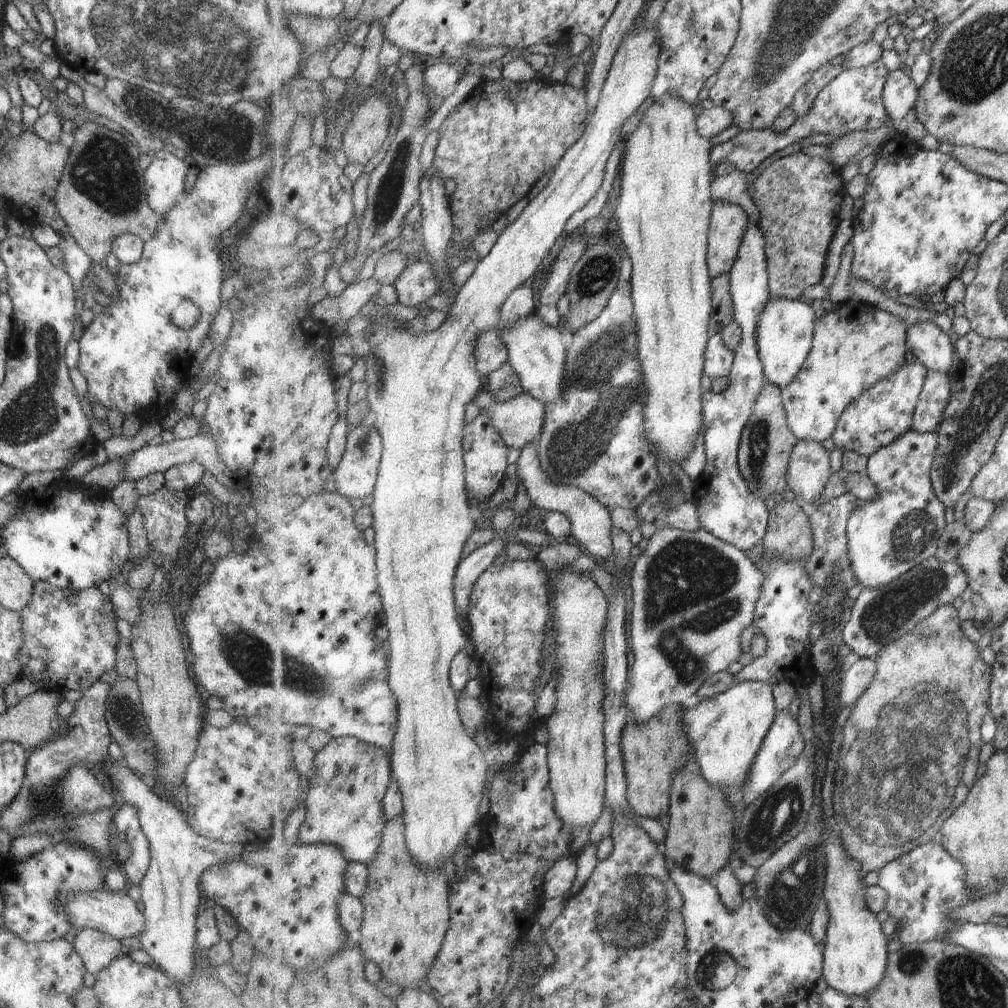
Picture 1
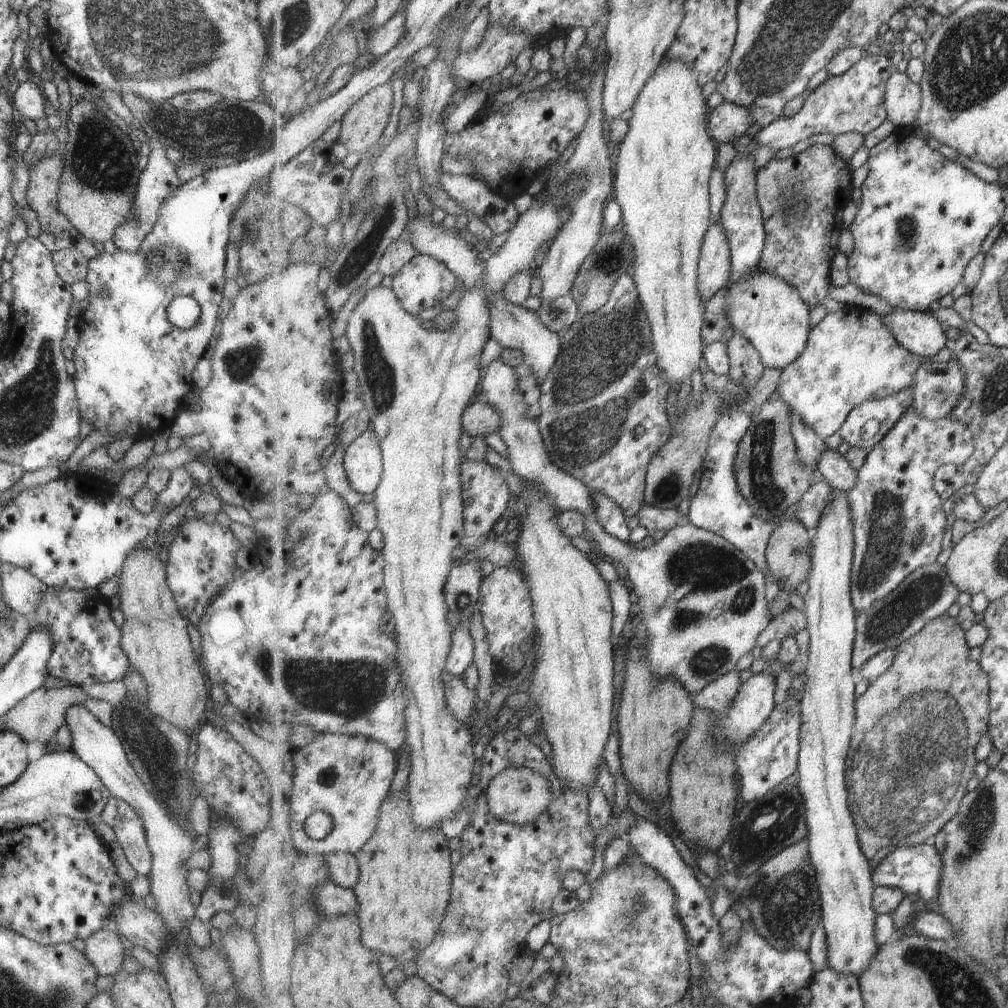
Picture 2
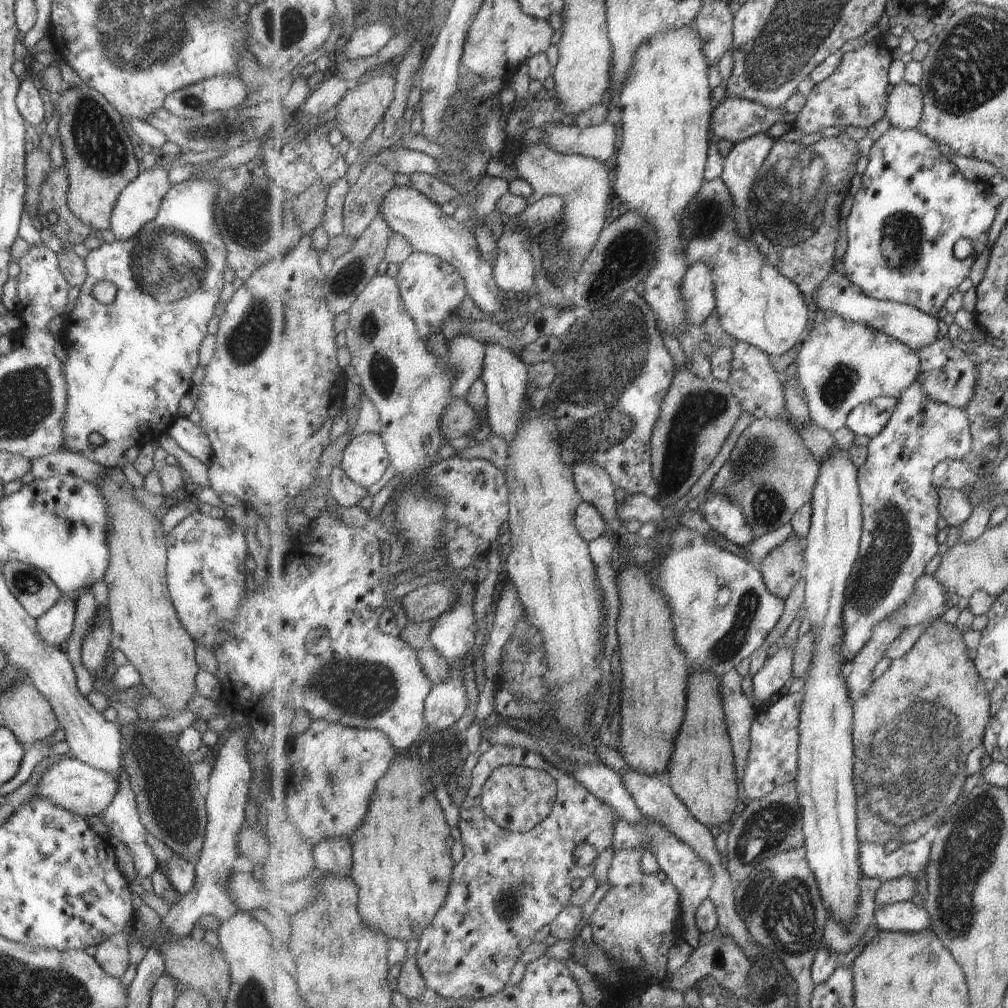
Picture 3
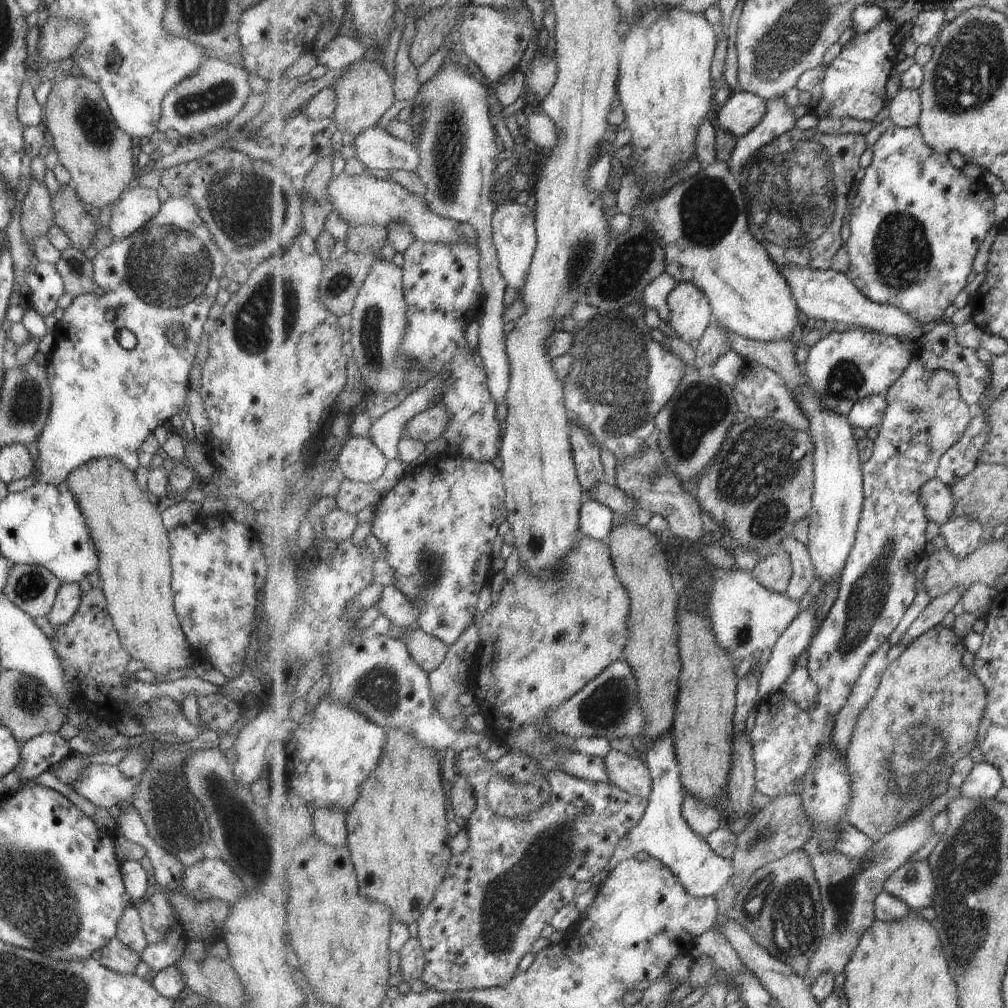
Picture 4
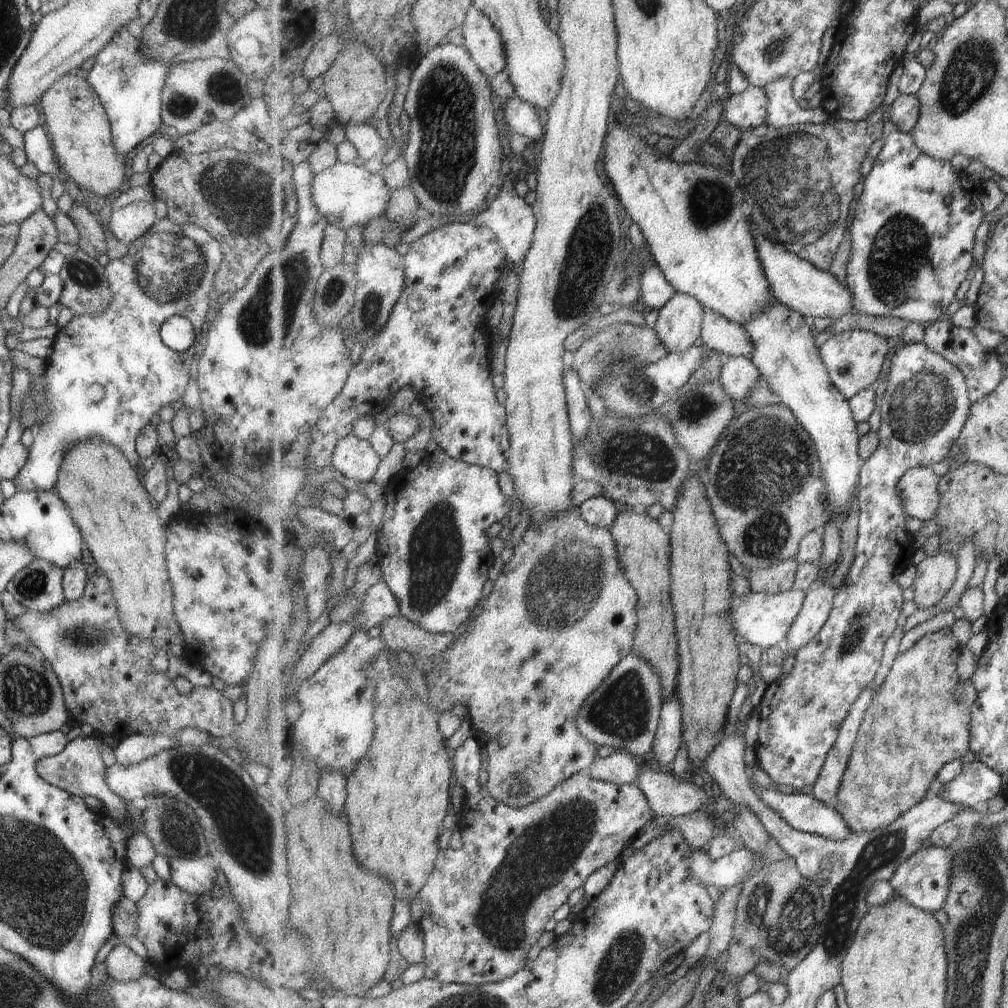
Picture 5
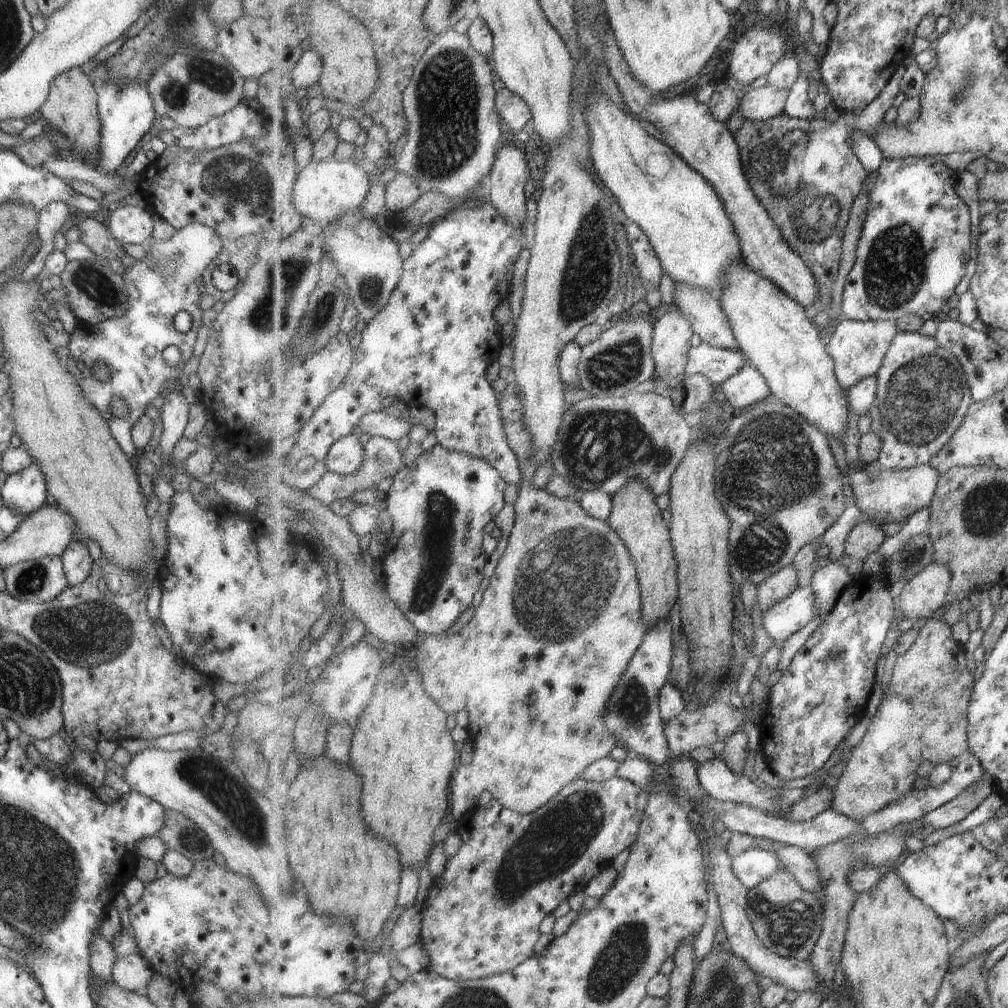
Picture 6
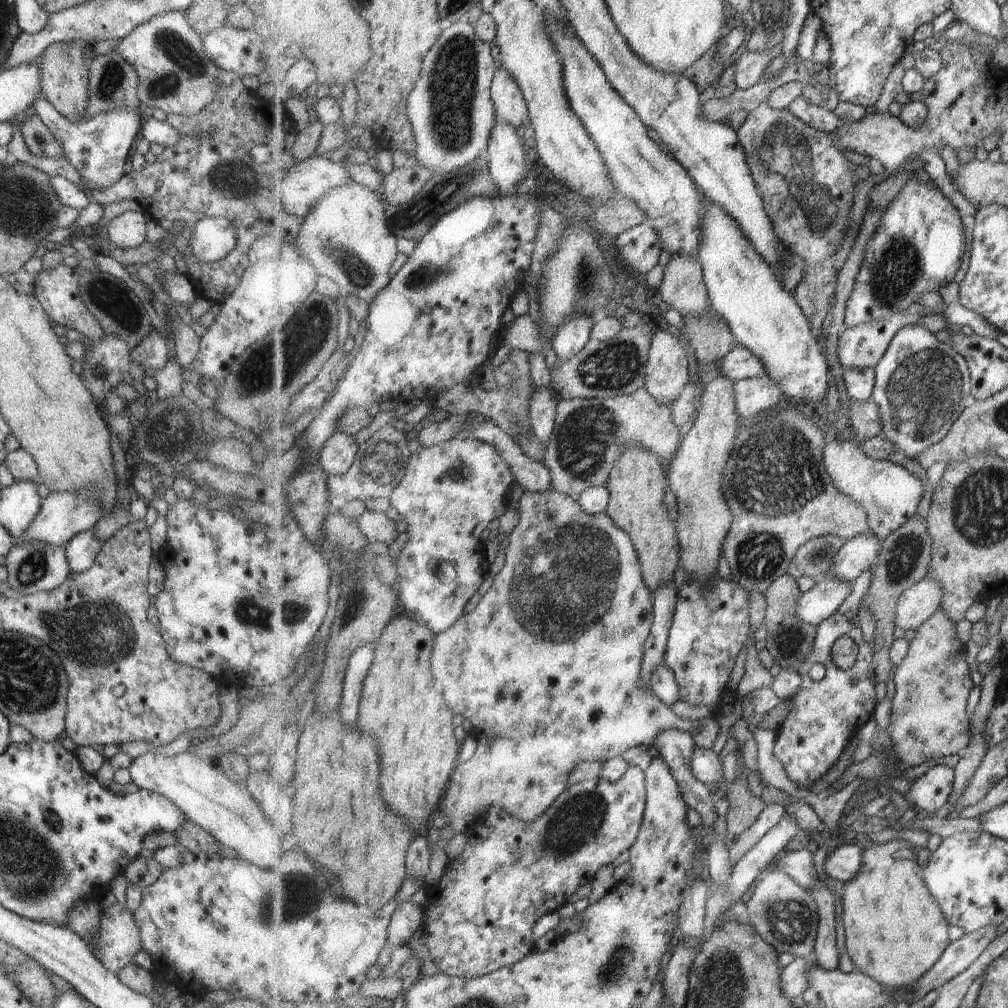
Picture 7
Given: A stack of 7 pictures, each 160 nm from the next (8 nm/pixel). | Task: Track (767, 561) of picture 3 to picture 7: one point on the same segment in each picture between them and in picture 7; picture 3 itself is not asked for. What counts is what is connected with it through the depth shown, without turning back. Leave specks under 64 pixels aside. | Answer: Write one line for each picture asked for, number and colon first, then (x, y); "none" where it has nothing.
4: (774, 571)
5: (781, 577)
6: (781, 585)
7: (790, 640)

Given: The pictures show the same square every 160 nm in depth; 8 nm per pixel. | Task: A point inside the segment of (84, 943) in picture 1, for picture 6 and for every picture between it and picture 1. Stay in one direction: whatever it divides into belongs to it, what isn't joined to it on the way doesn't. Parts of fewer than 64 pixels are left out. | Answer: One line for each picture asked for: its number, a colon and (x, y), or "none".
2: (104, 949)
3: (111, 955)
4: (115, 956)
5: (122, 964)
6: (131, 972)

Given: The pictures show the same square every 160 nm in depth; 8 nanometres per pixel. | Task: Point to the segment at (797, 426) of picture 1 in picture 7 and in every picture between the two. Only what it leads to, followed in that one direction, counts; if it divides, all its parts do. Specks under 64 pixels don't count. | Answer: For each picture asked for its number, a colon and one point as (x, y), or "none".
2: (852, 356)
3: (842, 364)
4: (848, 365)
5: (855, 358)
6: (858, 347)
7: (863, 346)

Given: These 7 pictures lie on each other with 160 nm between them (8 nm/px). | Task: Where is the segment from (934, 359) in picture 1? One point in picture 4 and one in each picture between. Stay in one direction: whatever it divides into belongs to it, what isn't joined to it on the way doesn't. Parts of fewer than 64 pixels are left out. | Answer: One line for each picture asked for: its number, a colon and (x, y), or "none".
2: (921, 332)
3: (908, 324)
4: (828, 294)

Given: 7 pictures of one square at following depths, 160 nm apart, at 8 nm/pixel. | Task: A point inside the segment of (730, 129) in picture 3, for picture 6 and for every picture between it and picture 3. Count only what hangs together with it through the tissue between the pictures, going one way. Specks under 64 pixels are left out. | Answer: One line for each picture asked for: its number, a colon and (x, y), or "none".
4: (742, 112)
5: (749, 109)
6: (762, 103)

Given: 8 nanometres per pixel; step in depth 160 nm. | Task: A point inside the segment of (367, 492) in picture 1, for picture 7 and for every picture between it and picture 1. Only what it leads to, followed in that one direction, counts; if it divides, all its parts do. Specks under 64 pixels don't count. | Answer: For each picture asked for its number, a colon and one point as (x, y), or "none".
2: (363, 461)
3: (366, 461)
4: (360, 459)
5: (355, 458)
6: (346, 456)
7: (337, 456)

